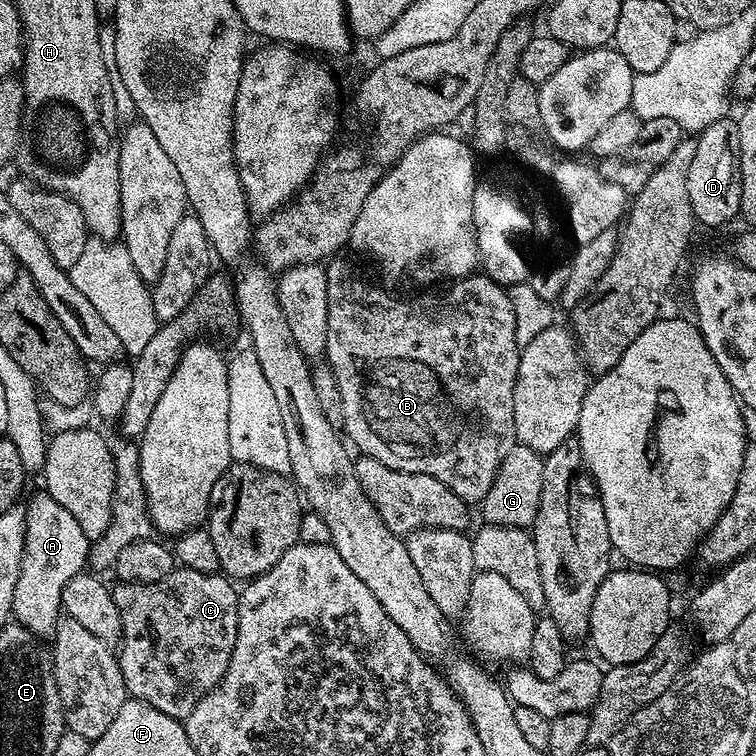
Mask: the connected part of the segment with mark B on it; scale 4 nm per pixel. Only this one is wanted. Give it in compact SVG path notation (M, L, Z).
M332 258L326 264L326 282L328 283L328 333L326 334L326 363L334 370L334 378L338 378L338 394L342 394L342 432L350 441L357 453L378 458L386 466L394 470L402 470L410 474L430 474L430 478L438 478L442 486L450 486L458 498L462 498L469 506L479 505L490 490L496 477L502 458L516 443L514 434L514 382L518 374L518 362L522 345L514 334L514 306L510 306L508 288L496 283L486 274L464 276L458 281L449 283L445 292L436 292L433 296L416 296L413 300L399 300L388 292L383 292L376 284L363 280L356 273L356 268L348 260Z

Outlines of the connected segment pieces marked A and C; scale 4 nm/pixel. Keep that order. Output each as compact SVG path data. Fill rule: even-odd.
M39 491L23 505L26 534L22 566L18 570L18 583L14 585L12 616L15 623L30 630L37 638L48 638L55 633L56 624L62 618L60 599L66 582L85 571L90 541L66 506L58 506L48 491Z
M177 567L166 578L149 584L117 583L112 597L120 611L122 630L118 641L118 659L124 685L133 700L150 702L154 710L170 714L181 722L198 706L198 702L226 674L238 630L238 588L229 577Z

